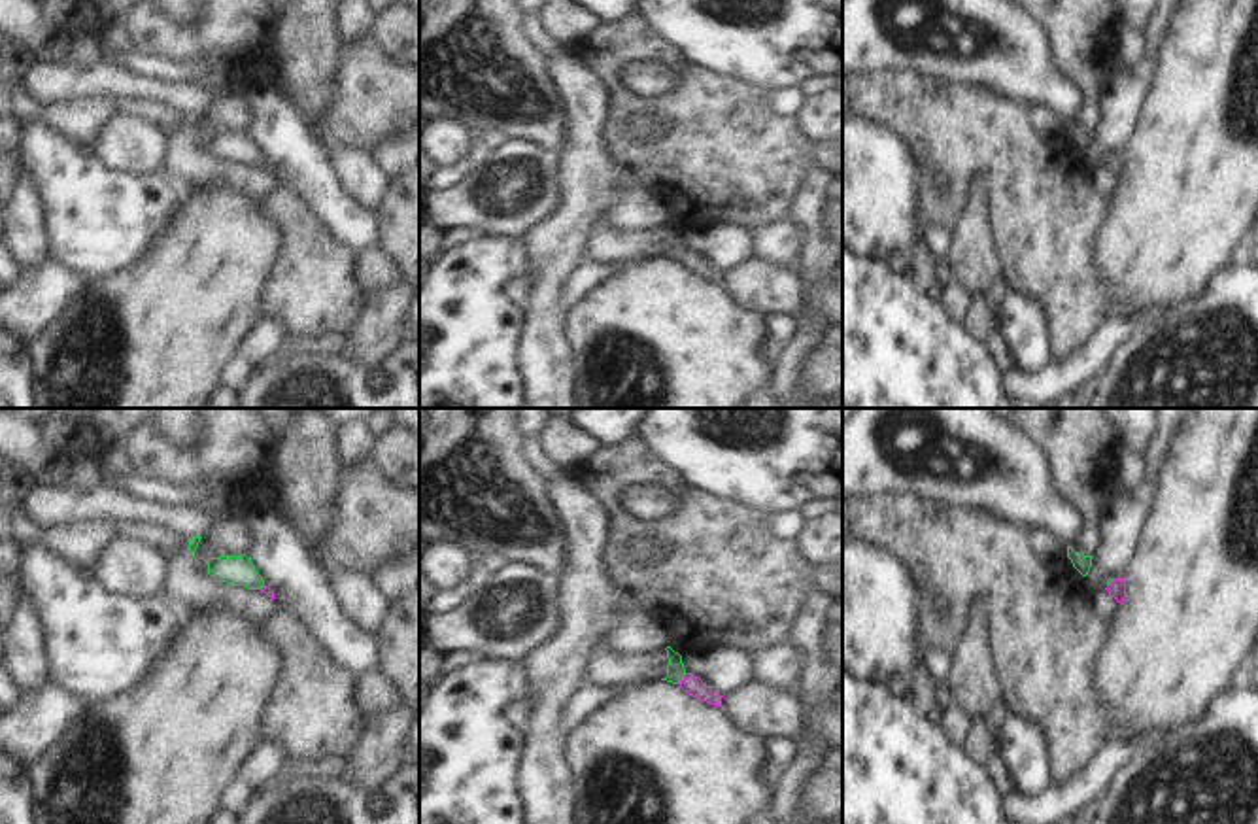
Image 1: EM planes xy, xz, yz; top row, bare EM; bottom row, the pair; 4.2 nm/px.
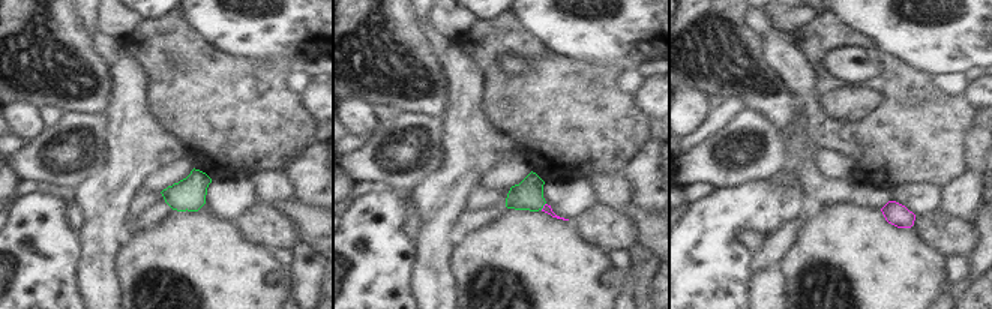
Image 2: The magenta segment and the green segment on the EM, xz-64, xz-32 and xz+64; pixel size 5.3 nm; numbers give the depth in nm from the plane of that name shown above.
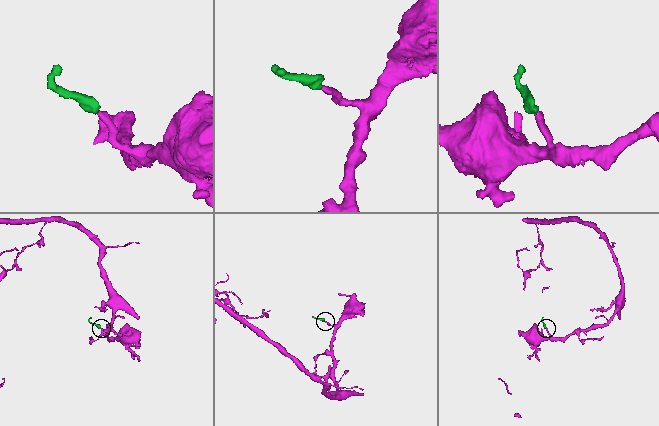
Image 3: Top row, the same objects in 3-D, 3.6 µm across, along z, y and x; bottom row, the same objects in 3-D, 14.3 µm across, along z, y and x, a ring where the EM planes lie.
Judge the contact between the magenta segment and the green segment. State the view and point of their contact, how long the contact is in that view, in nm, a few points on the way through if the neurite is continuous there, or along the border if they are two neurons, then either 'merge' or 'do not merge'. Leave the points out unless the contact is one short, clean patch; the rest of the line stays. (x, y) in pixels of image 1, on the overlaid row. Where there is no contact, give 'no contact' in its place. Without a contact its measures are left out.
meets magenta in xz at (682, 679); contact 60 nm long; runs through xz (690, 683), (682, 679), (675, 669); merge

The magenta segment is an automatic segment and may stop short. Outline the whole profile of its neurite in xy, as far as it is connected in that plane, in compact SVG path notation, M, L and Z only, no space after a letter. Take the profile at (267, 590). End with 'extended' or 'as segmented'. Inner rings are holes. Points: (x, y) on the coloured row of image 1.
M246 554L210 558L208 575L215 582L244 586L247 590L261 590L268 597L276 599L274 592L264 584L263 576Z | extended

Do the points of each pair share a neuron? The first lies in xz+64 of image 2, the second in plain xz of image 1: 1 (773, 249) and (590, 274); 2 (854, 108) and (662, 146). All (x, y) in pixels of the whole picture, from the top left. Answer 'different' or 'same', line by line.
1: same
2: different

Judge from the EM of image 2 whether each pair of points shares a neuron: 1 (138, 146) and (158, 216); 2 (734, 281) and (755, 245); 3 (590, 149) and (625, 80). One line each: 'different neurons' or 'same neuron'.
1: different neurons
2: different neurons
3: different neurons

